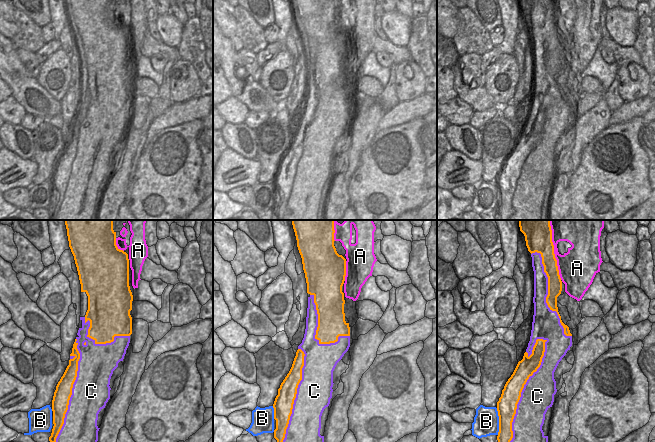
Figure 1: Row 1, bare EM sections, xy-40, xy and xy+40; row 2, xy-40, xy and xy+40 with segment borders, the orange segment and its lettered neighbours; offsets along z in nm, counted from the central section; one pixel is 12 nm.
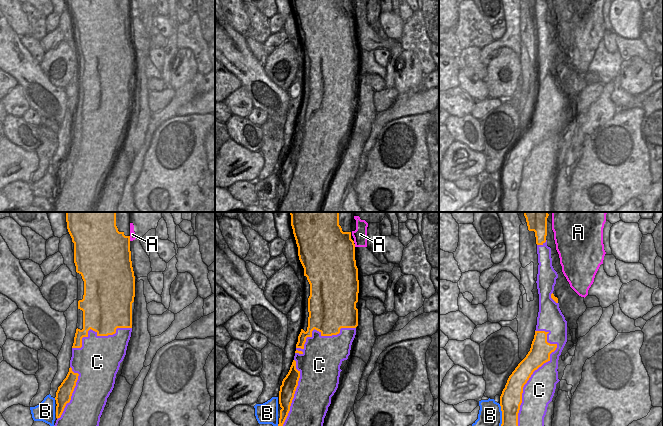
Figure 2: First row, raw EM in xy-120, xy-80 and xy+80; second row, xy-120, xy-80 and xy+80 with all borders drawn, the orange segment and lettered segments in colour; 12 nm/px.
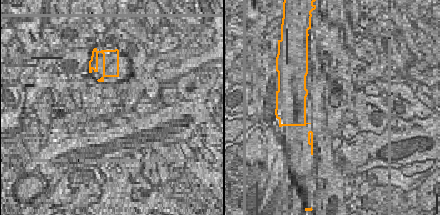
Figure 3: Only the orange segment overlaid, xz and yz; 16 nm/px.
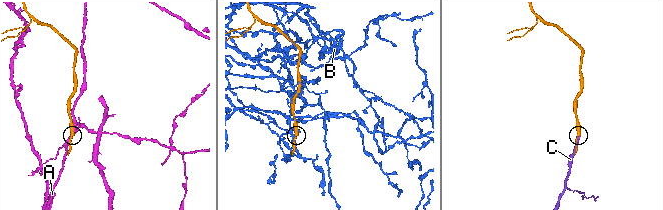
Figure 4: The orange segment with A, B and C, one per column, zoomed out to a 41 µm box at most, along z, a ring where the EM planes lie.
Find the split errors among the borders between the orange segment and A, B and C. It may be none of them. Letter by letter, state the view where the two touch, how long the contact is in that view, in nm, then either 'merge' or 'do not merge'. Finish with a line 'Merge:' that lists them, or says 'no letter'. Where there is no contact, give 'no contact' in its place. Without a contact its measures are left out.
A: meets orange in xy+40; contact 700 nm long; do not merge
B: meets orange in xy+40; contact 320 nm long; do not merge
C: meets orange in xy+40; contact 1350 nm long; merge
Merge: C

